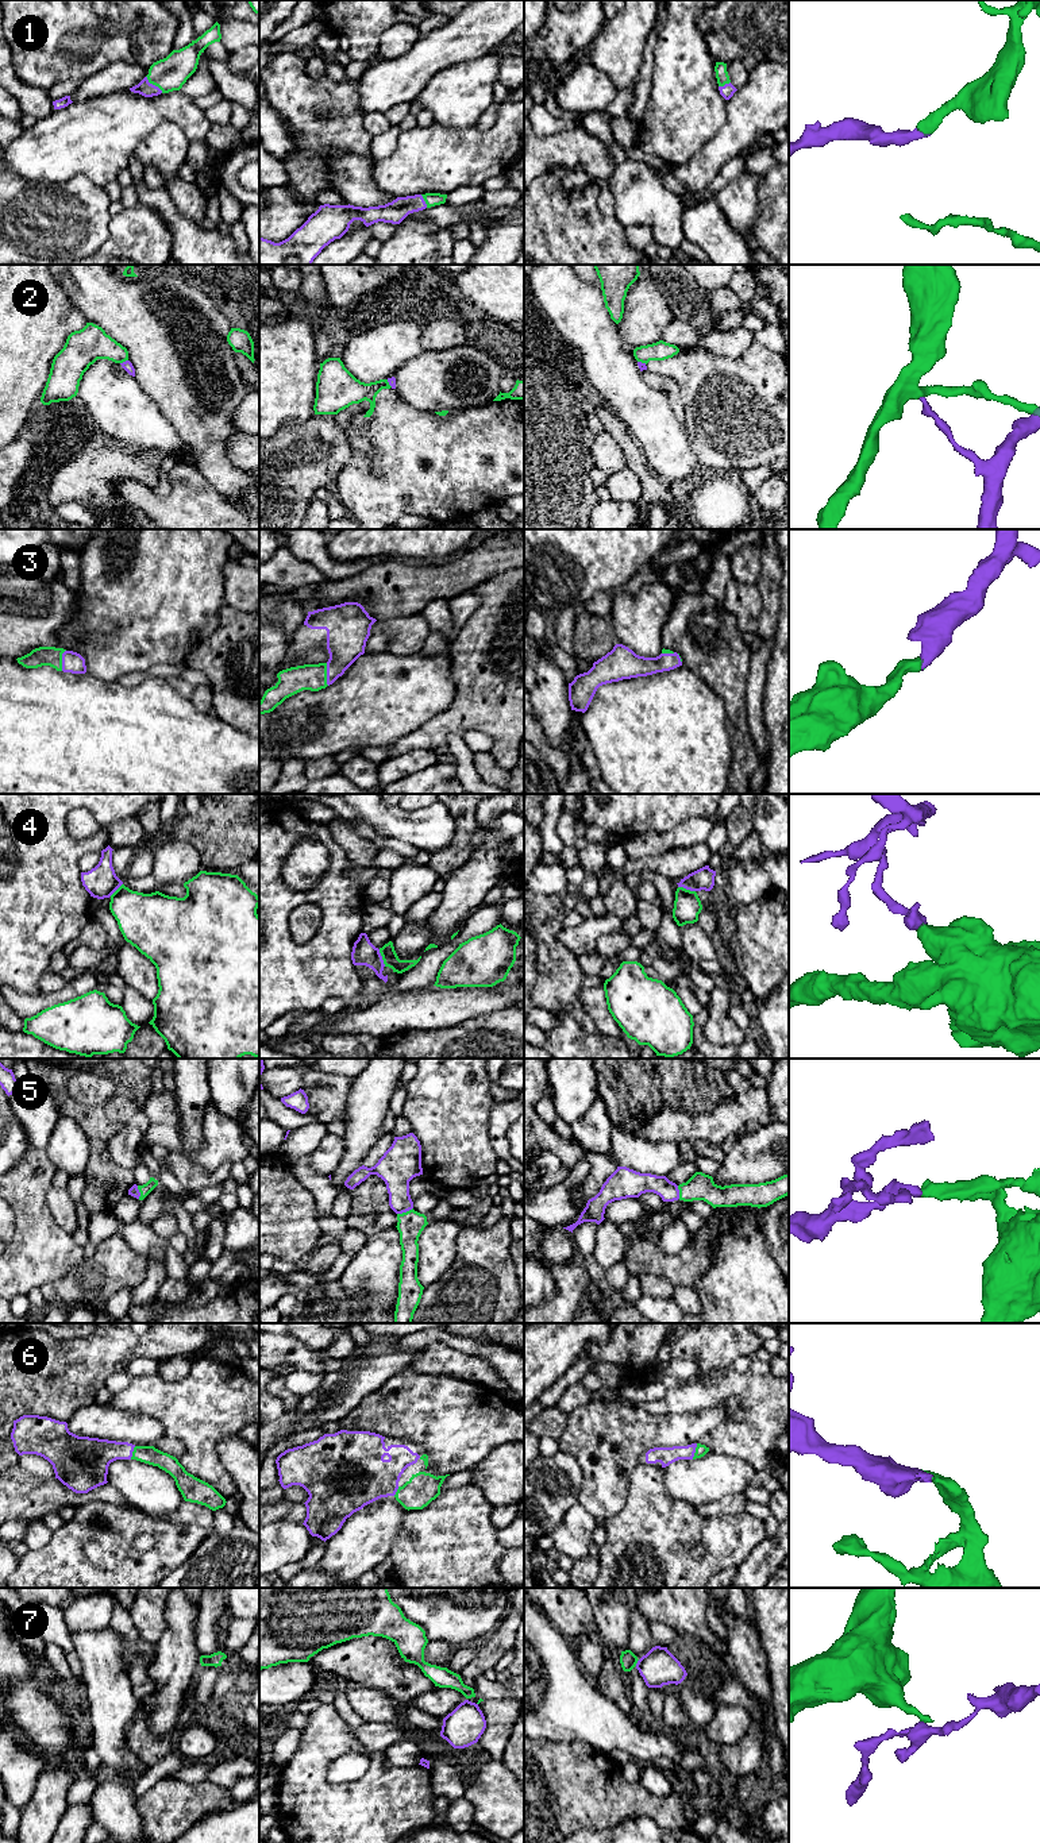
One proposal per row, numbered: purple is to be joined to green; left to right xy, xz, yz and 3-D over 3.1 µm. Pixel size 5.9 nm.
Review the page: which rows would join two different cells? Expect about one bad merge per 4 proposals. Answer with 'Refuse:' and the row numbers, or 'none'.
Refuse: 2, 4, 7

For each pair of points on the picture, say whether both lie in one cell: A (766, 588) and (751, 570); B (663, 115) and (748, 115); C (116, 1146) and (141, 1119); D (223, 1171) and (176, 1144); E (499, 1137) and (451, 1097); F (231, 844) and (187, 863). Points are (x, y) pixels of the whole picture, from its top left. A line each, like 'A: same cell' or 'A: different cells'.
A: different cells
B: different cells
C: same cell
D: different cells
E: different cells
F: different cells

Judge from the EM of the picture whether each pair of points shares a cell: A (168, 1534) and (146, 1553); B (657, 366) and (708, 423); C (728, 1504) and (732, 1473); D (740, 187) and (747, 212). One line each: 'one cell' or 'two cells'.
A: one cell
B: one cell
C: two cells
D: one cell

